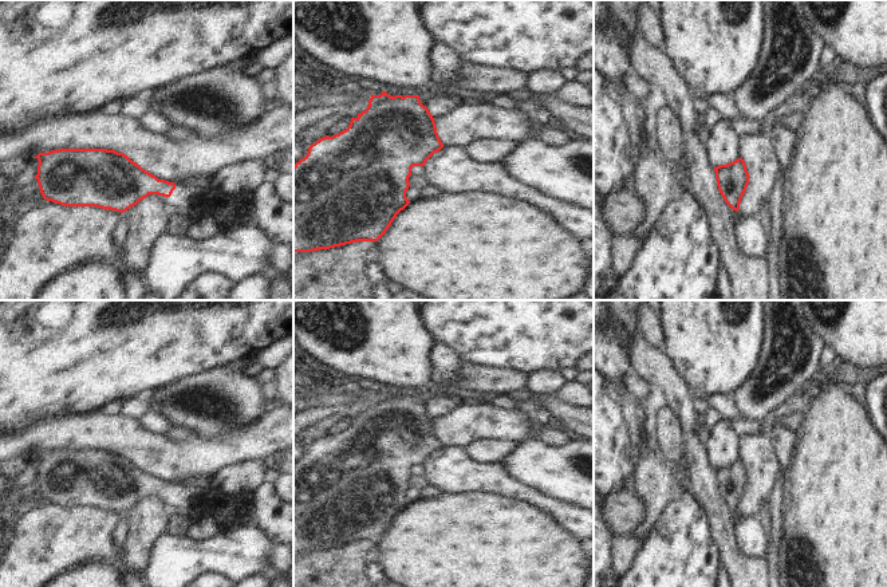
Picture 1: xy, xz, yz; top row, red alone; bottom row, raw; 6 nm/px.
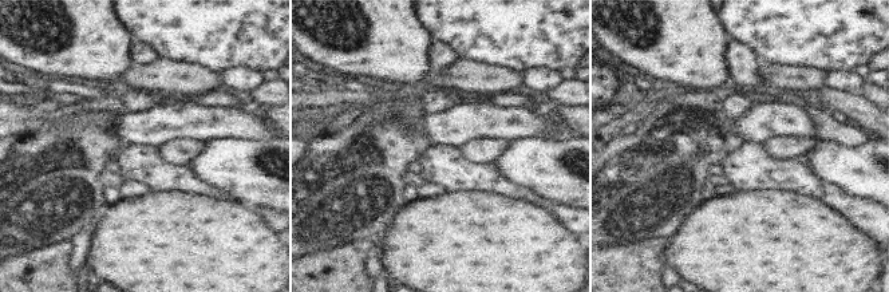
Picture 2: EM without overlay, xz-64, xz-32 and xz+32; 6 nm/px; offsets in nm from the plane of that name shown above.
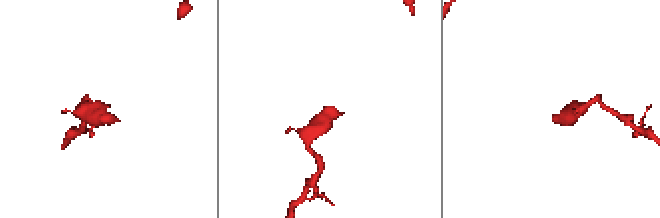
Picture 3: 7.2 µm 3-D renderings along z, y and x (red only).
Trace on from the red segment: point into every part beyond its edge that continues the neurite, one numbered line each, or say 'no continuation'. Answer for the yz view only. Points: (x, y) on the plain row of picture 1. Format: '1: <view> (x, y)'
no continuation

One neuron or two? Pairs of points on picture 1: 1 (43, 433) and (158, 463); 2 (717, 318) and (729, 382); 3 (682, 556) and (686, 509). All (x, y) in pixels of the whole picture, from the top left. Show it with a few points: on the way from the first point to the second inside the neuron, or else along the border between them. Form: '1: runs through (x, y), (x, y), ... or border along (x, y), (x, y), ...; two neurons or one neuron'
1: runs through (71, 433), (123, 433), (130, 436); one neuron
2: runs through (717, 334), (717, 350), (725, 366); one neuron
3: runs through (682, 544), (684, 522); one neuron

